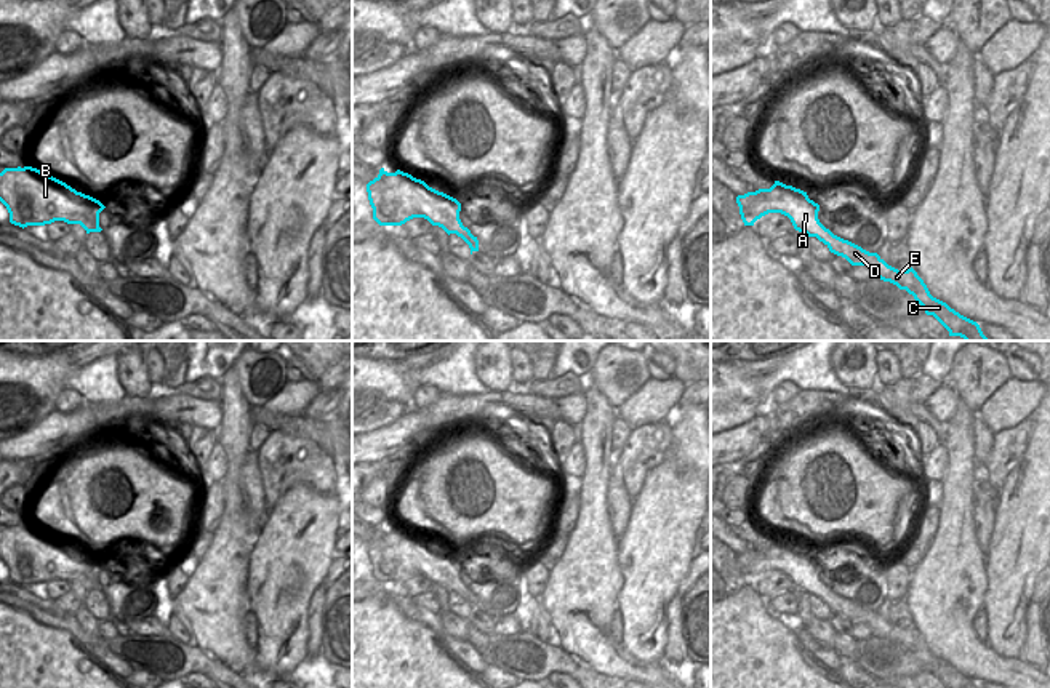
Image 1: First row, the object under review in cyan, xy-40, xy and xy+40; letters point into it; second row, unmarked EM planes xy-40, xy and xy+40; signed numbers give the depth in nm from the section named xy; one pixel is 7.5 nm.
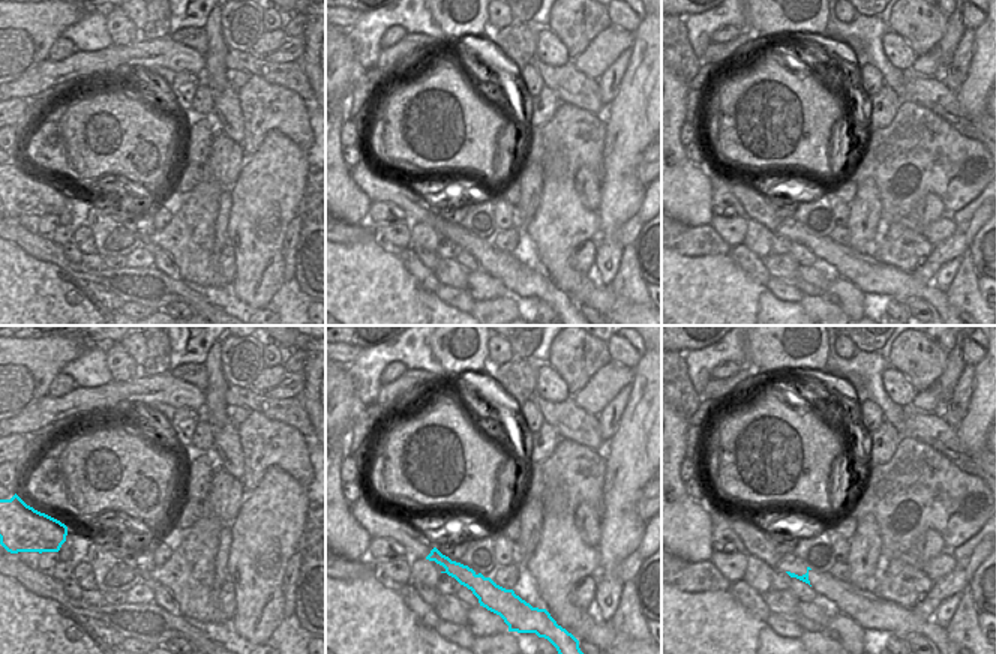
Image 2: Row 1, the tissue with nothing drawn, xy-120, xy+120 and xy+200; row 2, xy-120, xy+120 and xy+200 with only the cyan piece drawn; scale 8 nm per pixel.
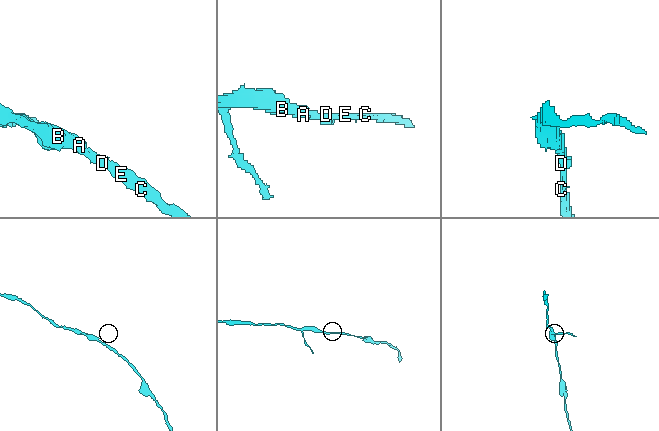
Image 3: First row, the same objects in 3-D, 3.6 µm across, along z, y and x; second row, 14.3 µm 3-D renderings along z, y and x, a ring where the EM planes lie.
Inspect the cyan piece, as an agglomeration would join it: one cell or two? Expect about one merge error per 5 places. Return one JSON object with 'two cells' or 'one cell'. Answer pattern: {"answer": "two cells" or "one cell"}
{"answer": "one cell"}

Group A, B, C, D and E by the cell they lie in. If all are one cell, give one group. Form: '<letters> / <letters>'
A B C D E

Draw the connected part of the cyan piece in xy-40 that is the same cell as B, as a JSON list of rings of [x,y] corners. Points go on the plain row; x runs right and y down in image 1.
[[[32,525],[0,531],[0,560],[10,571],[10,581],[22,587],[64,579],[80,582],[86,592],[102,589],[99,571],[106,565],[99,558]]]

